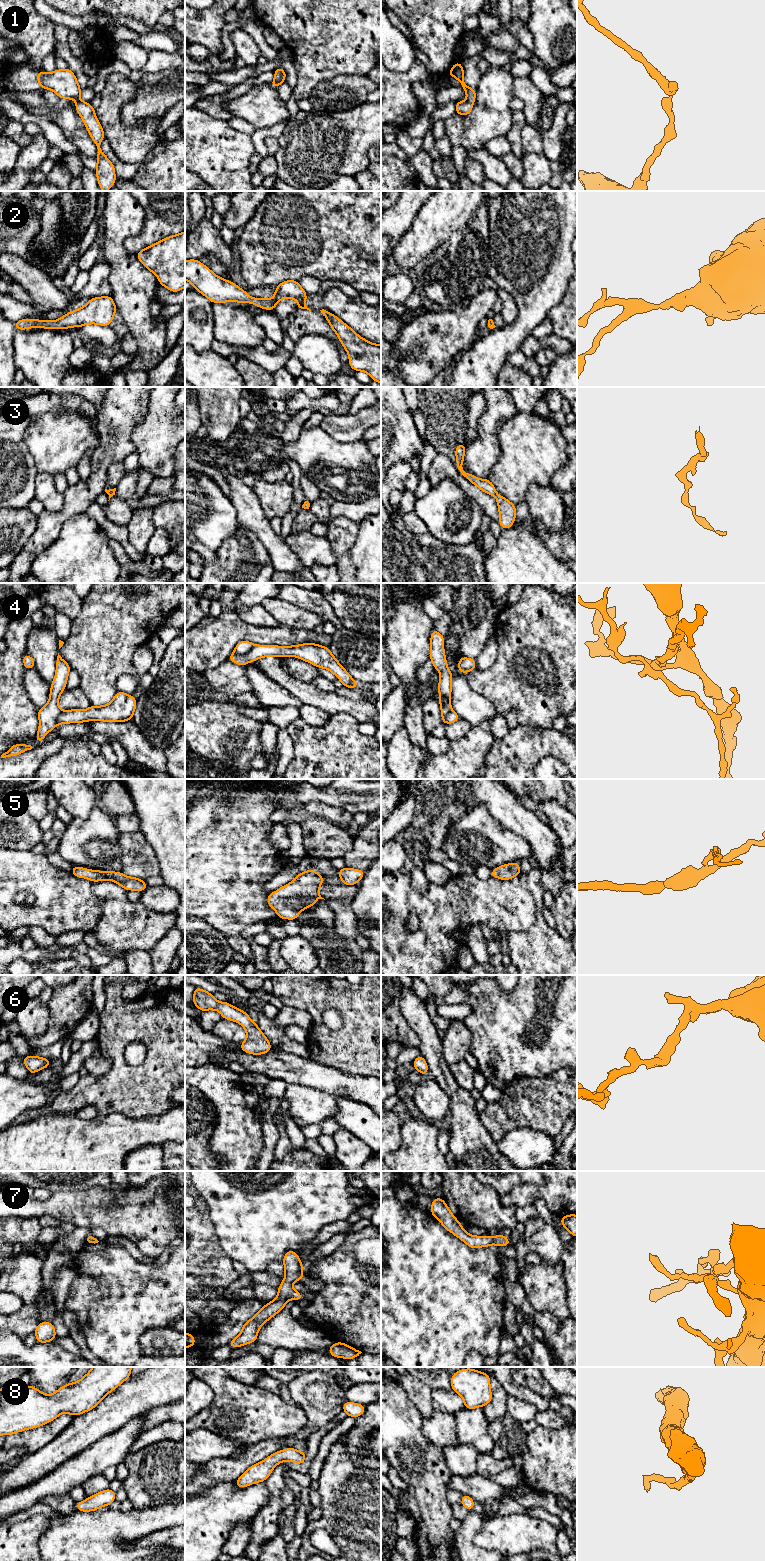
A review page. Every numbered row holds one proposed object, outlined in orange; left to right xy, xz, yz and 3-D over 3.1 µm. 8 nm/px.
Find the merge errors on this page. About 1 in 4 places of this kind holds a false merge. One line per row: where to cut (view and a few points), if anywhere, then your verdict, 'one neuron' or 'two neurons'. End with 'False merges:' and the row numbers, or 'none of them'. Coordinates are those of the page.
1: cut none; one neuron
2: cut none; one neuron
3: cut none; one neuron
4: cut xz (254, 645), (244, 654), (235, 654), (233, 652); two neurons
5: cut none; one neuron
6: cut none; one neuron
7: cut none; one neuron
8: cut none; one neuron
False merges: 4

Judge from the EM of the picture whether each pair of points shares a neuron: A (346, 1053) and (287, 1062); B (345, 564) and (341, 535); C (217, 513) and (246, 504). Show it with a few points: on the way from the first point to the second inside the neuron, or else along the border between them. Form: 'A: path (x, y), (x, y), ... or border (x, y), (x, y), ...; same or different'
A: border (309, 1057), (331, 1067); different
B: path (343, 557), (342, 542); same
C: border (229, 499), (235, 509), (238, 522); different

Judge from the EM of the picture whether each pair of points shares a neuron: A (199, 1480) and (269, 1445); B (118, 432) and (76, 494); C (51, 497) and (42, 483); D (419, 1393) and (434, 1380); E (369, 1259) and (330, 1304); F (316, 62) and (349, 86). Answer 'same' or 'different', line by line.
A: same
B: same
C: same
D: different
E: different
F: different

